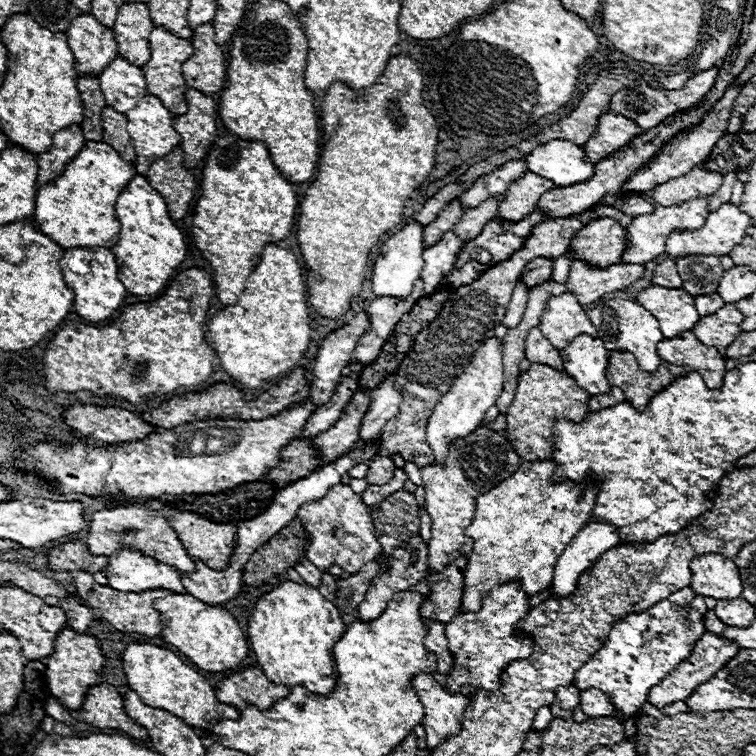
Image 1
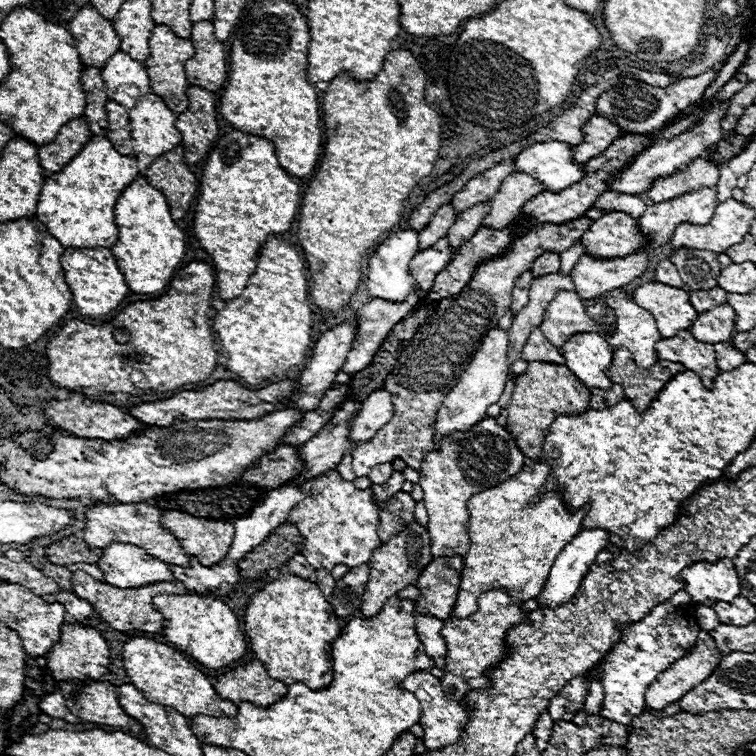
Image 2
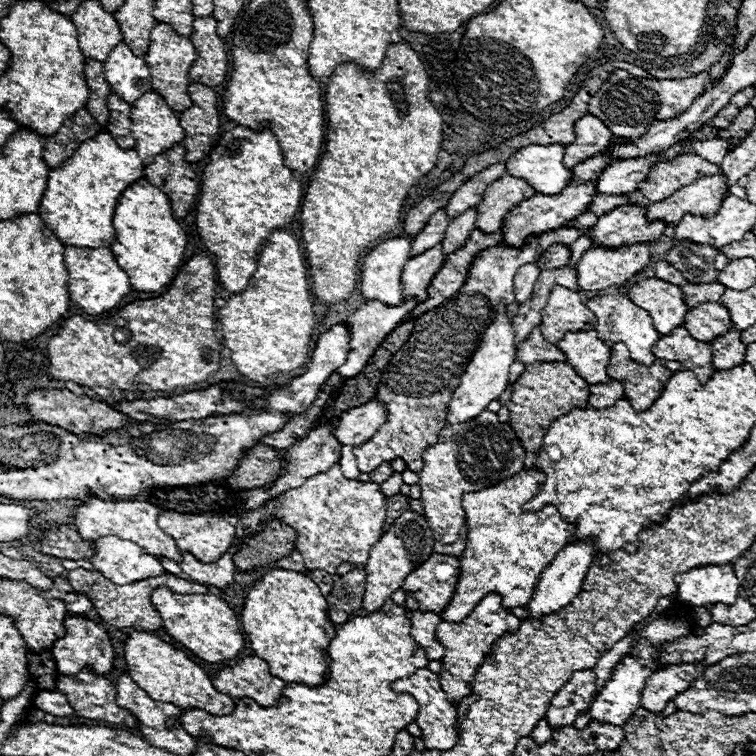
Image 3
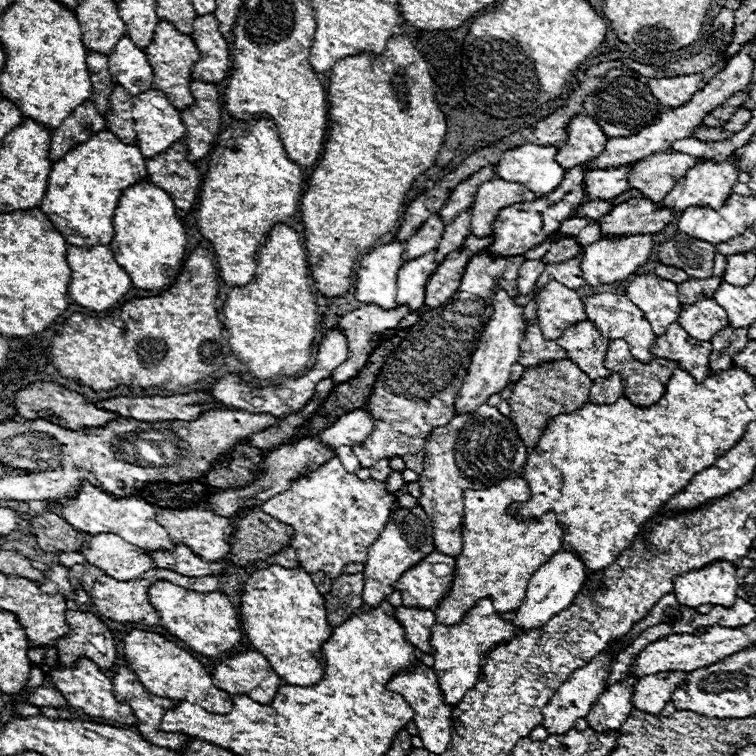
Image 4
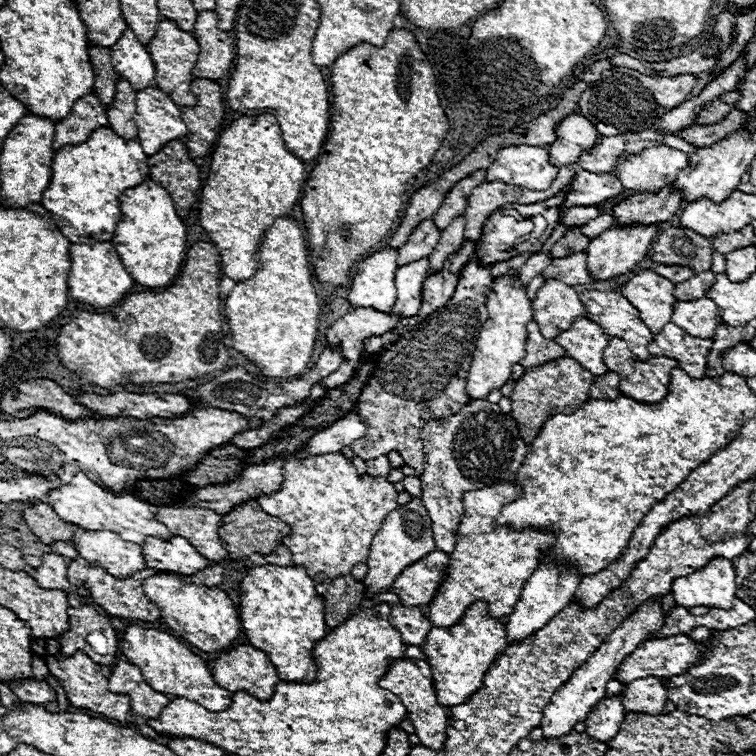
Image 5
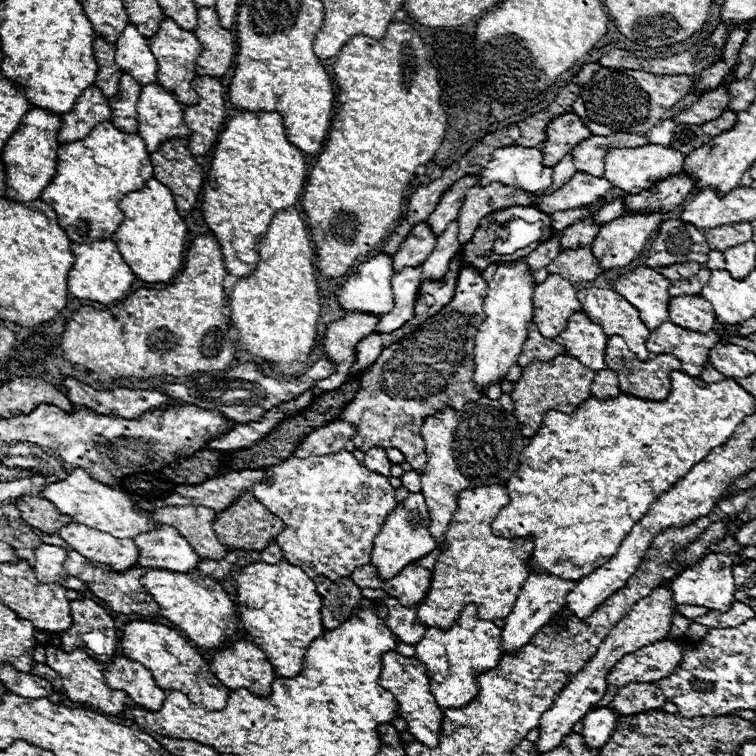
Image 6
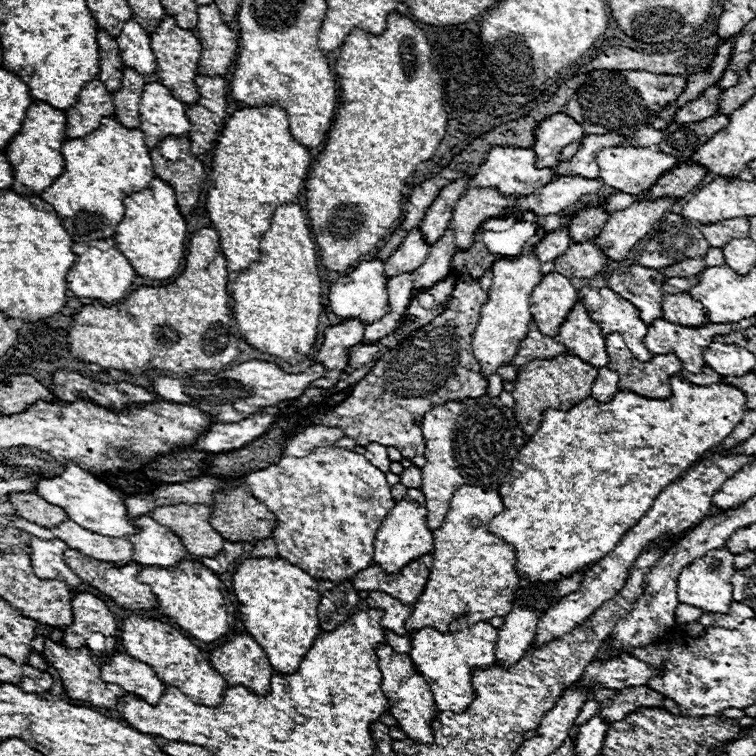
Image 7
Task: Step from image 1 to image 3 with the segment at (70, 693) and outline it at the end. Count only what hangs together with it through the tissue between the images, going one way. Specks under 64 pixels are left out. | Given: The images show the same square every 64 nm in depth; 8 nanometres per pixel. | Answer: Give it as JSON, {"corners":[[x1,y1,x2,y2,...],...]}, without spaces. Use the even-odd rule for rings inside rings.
{"corners":[[72,614,66,618,64,622,66,626,66,636,60,638,54,646,52,646,52,656,56,660,56,670,60,674,76,674,80,672,84,666,92,666,94,672,98,674,106,674,110,668,112,668,112,662,114,662,114,650,112,650,112,644,110,644,110,638,108,638,108,632,102,628,102,624,94,622,94,620,88,620,84,616,78,616,78,614],[98,640,102,640,106,644,106,650,100,650,98,648]]}

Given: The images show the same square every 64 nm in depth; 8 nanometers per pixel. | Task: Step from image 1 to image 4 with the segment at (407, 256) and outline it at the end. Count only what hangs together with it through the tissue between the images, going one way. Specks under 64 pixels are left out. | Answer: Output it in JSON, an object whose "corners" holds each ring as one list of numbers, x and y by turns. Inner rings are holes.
{"corners":[[402,242,378,246,360,260,354,298,362,304,378,304,380,308,396,308,396,276,402,266]]}

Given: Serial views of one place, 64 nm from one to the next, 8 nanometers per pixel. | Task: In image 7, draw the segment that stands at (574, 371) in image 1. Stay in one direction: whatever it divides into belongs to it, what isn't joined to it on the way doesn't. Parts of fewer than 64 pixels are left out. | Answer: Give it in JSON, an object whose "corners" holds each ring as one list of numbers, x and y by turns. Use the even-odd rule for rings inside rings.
{"corners":[[578,298,572,312,568,312,566,322,560,326,558,336,554,340,564,344,568,354,582,358,594,368,602,368,608,364,602,330,596,322,592,322,588,310,582,304,582,298]]}

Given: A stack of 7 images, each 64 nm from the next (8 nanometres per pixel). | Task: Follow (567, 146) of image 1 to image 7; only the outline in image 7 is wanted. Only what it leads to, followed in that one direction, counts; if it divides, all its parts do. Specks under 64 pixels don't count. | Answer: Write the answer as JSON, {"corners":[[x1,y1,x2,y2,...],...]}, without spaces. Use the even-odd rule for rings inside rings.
{"corners":[[494,146,488,152,488,158,484,160,484,164,480,164,480,168,474,172,474,176,470,178,470,188,478,186,478,188,498,188,498,192,506,194,528,194,536,188,546,186,554,174,550,172,550,168,536,168,534,166,536,154,530,148,512,148,512,146]]}

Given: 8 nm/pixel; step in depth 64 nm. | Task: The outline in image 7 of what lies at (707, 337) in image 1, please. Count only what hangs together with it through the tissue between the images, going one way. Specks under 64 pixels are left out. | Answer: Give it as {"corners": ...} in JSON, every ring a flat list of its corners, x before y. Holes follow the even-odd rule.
{"corners":[[686,292,664,294,662,314,664,314,664,320,672,324,682,324,682,326,706,326,710,322,702,310,702,304,696,302]]}

